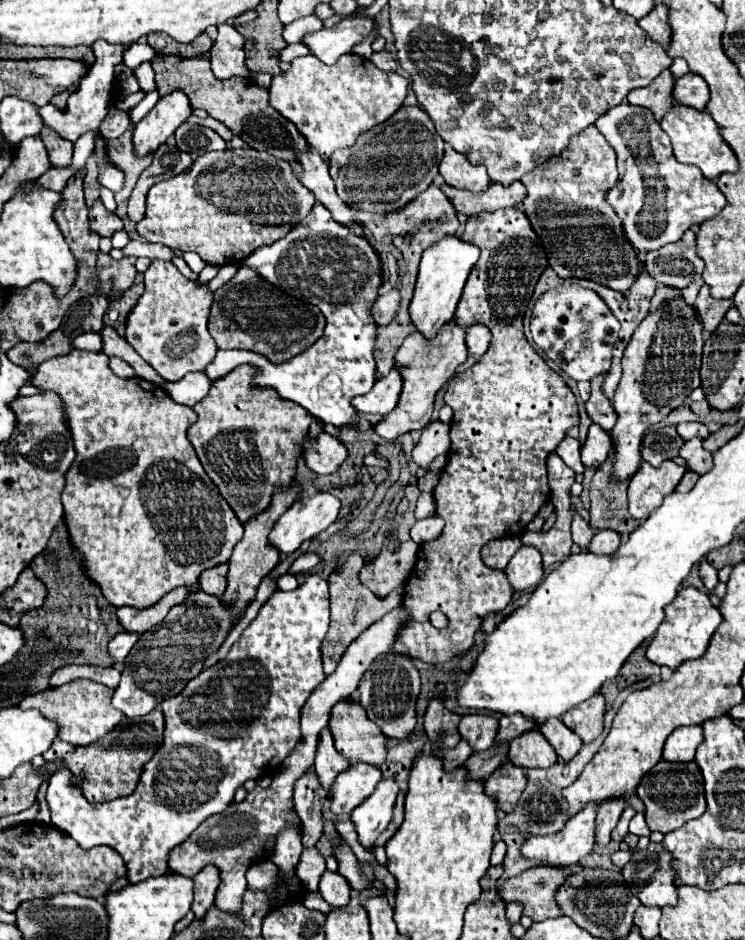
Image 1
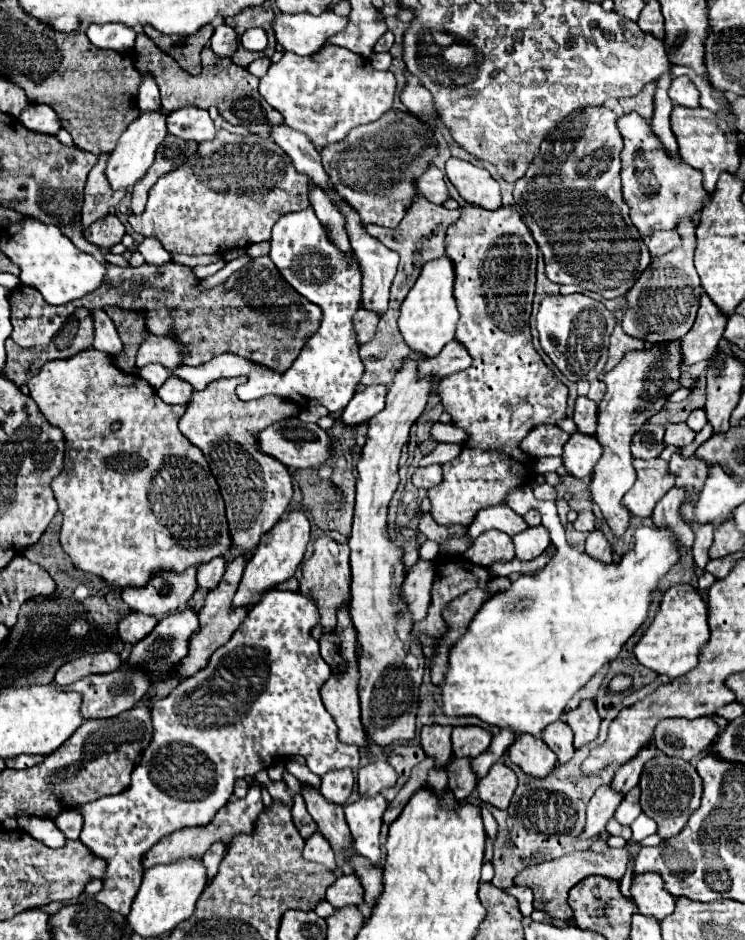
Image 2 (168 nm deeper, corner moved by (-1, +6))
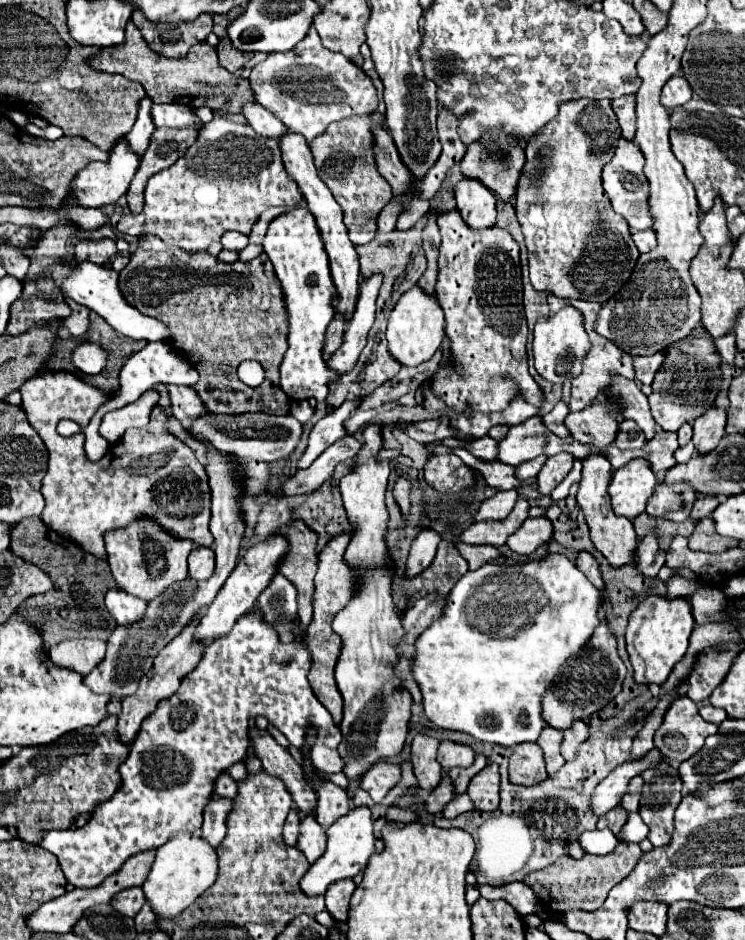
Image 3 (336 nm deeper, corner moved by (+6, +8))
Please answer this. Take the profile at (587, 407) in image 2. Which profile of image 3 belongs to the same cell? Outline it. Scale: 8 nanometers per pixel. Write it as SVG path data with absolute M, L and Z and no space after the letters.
M557 402L555 408L553 408L549 414L545 414L541 420L543 420L543 424L545 424L551 432L555 432L555 436L565 438L565 436L569 436L567 428L565 428L565 424L563 424L563 420L565 420L567 414L569 414L567 404L565 404L565 402Z

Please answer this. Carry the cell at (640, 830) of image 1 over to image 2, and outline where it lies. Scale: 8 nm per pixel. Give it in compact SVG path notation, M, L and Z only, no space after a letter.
M640 814L632 824L630 824L630 828L632 828L632 838L634 840L644 840L646 836L650 836L650 834L654 834L656 832L656 822L652 820L652 818L648 818L646 814Z

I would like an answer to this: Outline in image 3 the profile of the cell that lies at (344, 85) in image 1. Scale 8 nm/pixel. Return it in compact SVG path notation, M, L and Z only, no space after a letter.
M313 26L297 48L269 54L269 68L265 70L265 64L261 64L261 70L259 66L255 72L251 70L249 82L255 100L269 108L289 130L303 134L307 142L323 134L331 122L377 110L377 90L371 78L339 52L327 50Z

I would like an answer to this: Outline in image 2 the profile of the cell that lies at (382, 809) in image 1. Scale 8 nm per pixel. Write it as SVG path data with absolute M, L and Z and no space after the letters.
M382 794L344 806L346 822L354 838L354 850L360 856L366 856L372 864L376 864L380 858L380 828L386 808L388 804Z

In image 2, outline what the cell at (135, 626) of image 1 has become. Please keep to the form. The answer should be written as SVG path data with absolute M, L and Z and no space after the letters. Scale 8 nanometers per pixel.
M194 566L180 574L160 572L144 588L124 588L122 600L134 612L148 616L164 616L168 612L174 612L178 606L186 606L196 586L198 584Z

